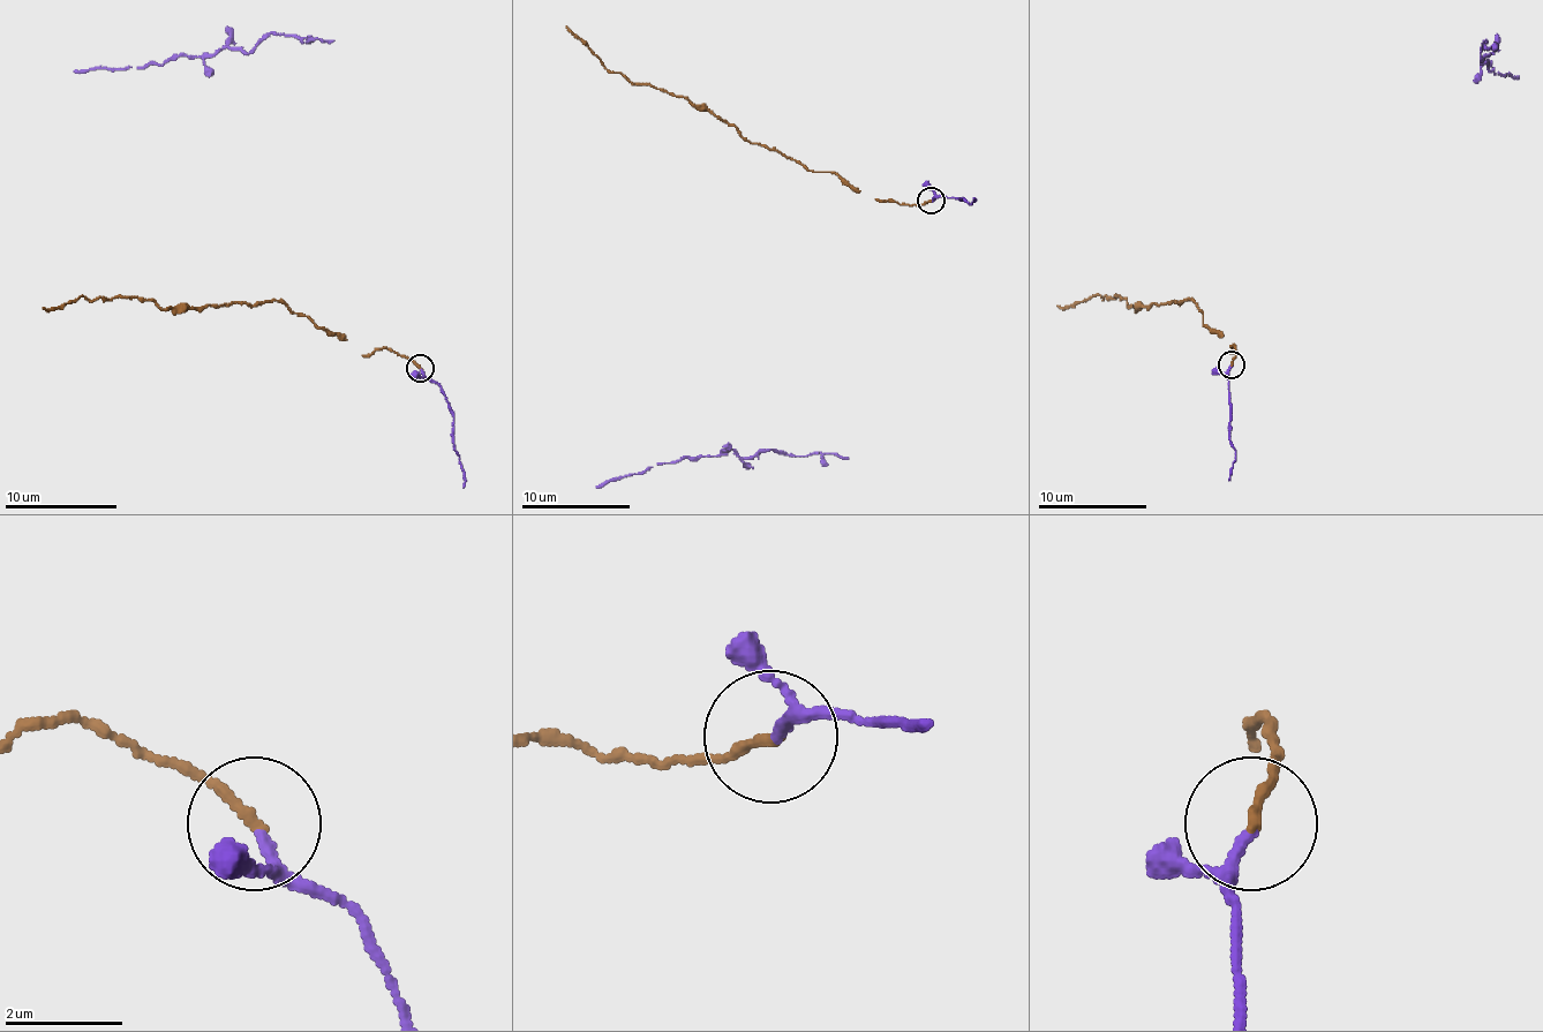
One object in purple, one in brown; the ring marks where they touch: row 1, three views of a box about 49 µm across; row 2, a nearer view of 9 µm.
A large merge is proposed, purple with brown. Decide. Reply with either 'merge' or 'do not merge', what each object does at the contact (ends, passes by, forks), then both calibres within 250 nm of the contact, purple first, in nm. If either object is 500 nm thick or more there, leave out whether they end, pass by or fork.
merge; purple passes by; brown ends; calibres 130 and 190 nm

